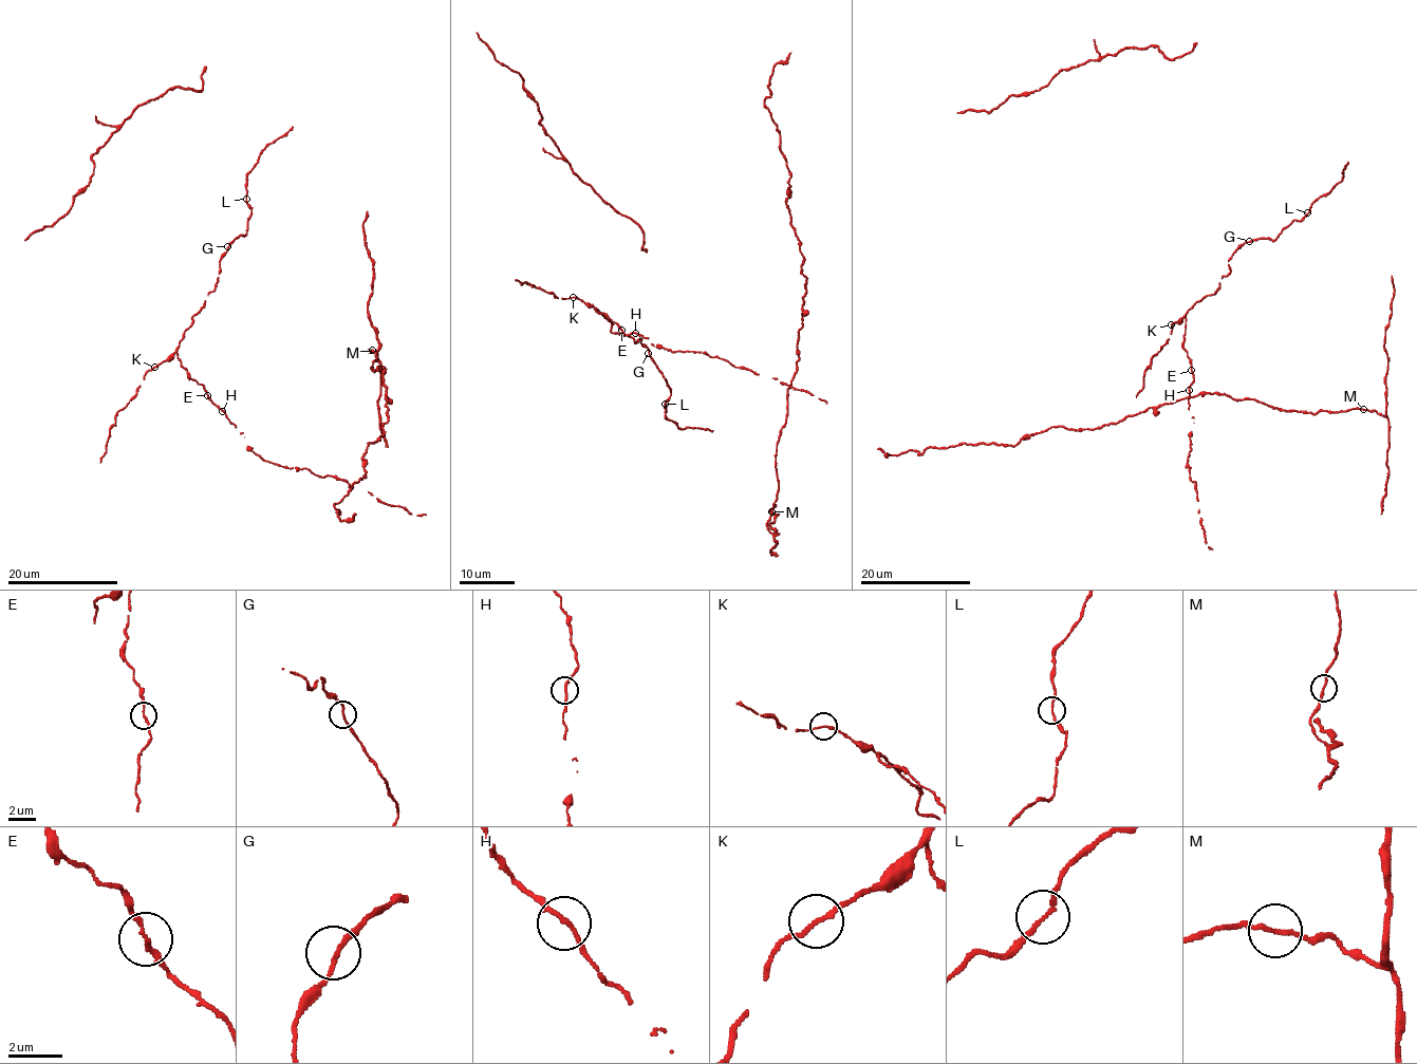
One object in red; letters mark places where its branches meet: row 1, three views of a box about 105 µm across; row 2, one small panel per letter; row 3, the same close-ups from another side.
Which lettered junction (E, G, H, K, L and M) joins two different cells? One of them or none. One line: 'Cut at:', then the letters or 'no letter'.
Cut at: no letter

